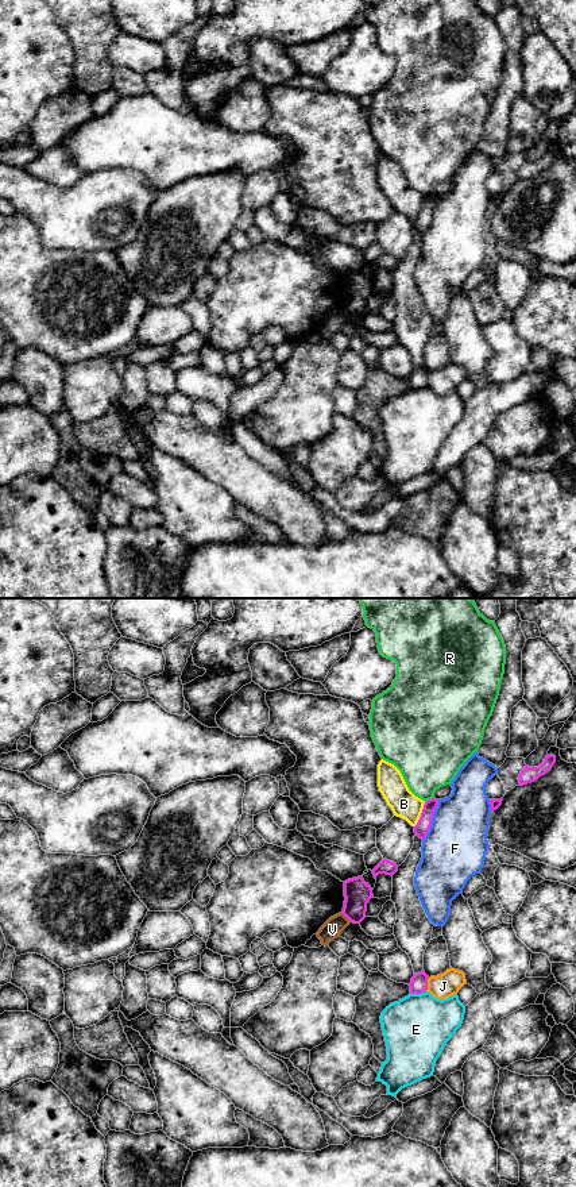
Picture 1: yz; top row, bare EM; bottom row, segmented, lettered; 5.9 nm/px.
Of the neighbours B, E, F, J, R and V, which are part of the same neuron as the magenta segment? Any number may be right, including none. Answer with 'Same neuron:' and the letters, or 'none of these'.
Same neuron: none of these

